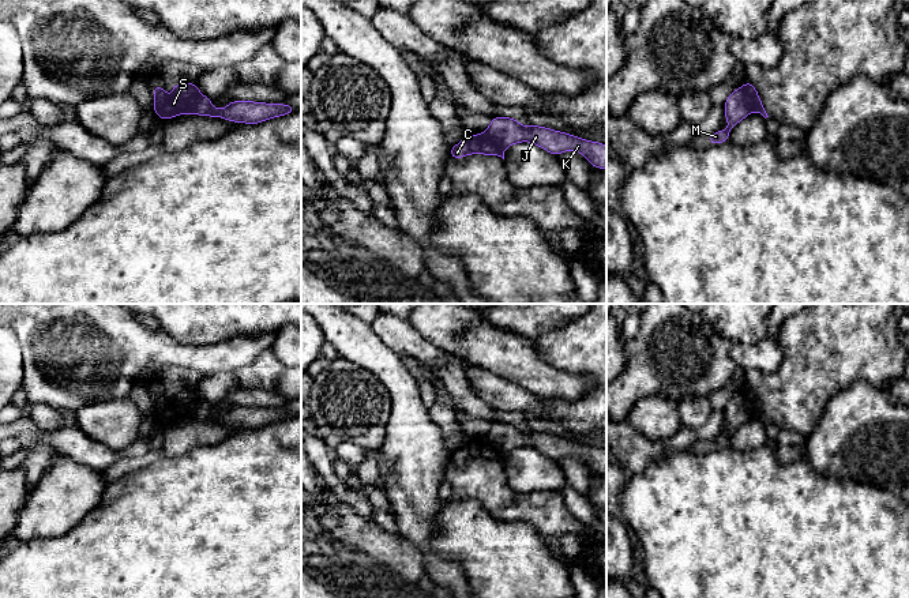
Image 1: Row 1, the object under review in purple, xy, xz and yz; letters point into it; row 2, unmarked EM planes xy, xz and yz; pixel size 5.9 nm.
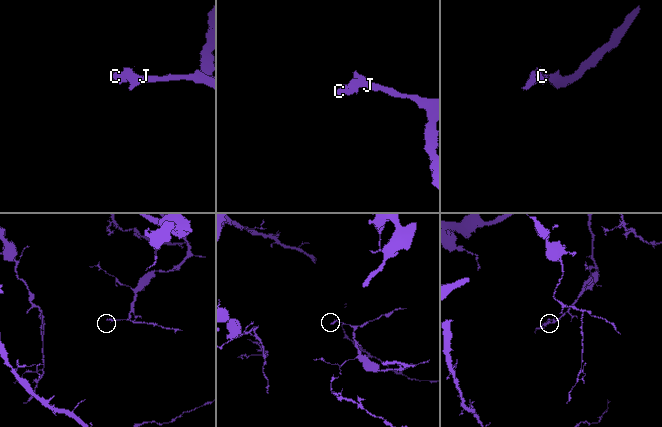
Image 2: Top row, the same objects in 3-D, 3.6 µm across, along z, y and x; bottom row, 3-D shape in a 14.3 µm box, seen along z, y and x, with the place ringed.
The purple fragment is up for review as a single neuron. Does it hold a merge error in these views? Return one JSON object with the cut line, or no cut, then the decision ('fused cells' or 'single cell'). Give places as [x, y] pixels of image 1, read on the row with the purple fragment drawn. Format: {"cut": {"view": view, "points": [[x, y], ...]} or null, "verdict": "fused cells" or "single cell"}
{"cut": {"view": "xz", "points": [[483, 134], [504, 147]]}, "verdict": "fused cells"}

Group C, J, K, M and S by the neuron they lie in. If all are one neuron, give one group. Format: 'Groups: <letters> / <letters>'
Groups: C S / J K M

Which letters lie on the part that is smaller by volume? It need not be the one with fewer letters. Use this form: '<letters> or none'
C, S

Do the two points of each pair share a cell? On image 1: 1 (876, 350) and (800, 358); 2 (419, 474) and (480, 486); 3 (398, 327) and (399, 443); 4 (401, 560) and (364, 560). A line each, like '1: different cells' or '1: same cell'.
1: same cell
2: different cells
3: different cells
4: same cell

